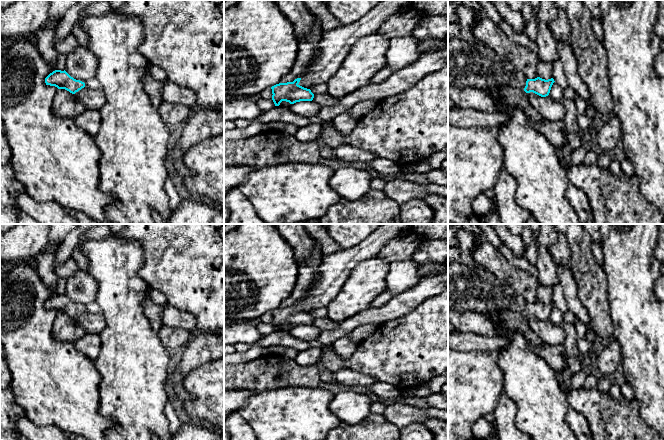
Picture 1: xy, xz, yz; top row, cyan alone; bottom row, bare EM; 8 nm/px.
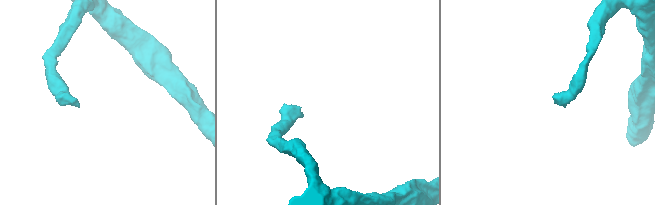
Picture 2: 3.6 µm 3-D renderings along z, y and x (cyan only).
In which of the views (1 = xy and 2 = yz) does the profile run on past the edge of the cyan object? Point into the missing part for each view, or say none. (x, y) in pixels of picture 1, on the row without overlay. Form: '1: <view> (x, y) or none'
1: none
2: yz (477, 289)

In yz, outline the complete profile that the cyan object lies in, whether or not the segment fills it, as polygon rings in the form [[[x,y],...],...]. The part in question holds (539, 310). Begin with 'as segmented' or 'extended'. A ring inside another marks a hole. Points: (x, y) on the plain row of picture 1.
extended; [[[458,262],[448,265],[449,311],[492,314],[497,310],[508,310],[546,321],[554,306],[553,302],[527,303],[501,276],[486,268]]]

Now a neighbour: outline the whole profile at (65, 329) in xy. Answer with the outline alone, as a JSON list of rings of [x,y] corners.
[[[58,313],[53,324],[54,338],[58,341],[77,342],[85,334],[75,319],[65,313]]]

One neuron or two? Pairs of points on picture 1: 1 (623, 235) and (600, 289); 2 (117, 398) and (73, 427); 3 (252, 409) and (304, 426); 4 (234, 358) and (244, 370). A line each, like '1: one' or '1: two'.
1: two
2: two
3: one
4: two

